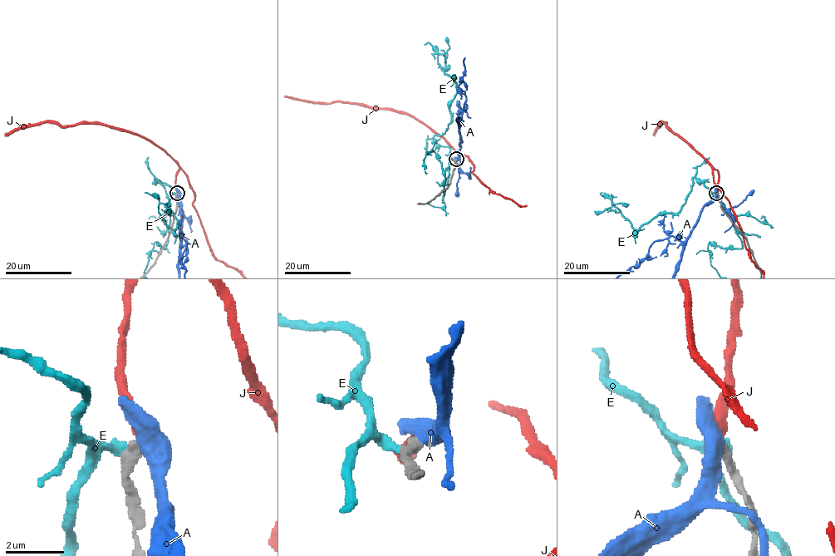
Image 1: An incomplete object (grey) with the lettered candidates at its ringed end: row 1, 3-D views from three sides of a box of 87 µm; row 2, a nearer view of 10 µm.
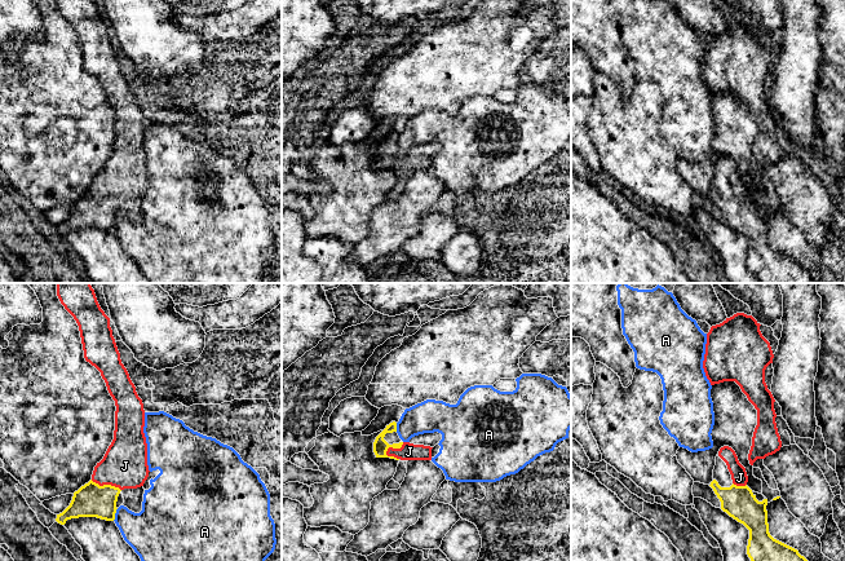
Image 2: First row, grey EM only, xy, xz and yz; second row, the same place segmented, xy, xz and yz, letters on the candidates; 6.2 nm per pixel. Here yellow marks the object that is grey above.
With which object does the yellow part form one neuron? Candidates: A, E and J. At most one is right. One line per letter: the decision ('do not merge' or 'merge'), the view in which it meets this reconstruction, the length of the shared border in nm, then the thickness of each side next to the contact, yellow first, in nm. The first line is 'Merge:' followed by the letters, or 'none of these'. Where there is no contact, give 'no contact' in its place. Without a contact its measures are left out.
Merge: J
A: do not merge | xy | 90 nm | 200/280 nm
E: do not merge | no contact
J: merge | xz | 140 nm | 100/110 nm

